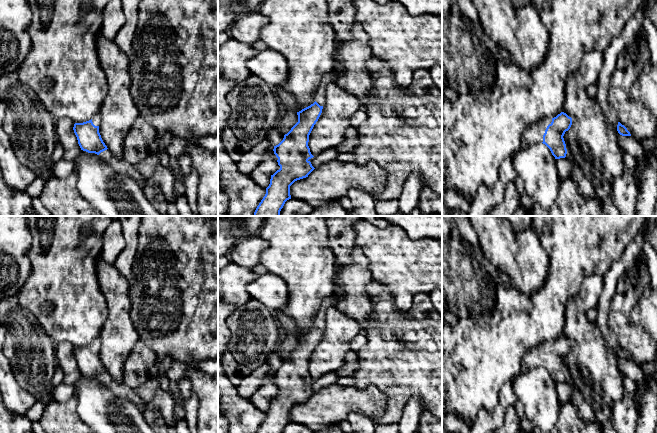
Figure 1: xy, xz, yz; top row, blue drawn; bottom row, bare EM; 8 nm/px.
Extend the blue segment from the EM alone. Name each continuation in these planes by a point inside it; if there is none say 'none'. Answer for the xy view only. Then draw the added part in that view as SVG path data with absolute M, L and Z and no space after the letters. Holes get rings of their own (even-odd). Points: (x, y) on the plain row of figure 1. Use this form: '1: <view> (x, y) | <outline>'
1: xy (96, 344) | M96 338L93 342L92 342L92 346L95 350L100 350L101 348L101 340L99 338Z

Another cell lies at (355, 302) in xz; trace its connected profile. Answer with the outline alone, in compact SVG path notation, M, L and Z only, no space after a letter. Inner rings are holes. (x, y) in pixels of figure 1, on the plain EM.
M357 245L352 251L353 264L336 271L334 288L341 294L336 308L353 317L365 332L369 328L369 316L372 306L366 293L366 285L373 281L368 269L368 259Z

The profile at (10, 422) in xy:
M0 393L0 433L33 433L32 422L26 415L11 412L3 403Z

